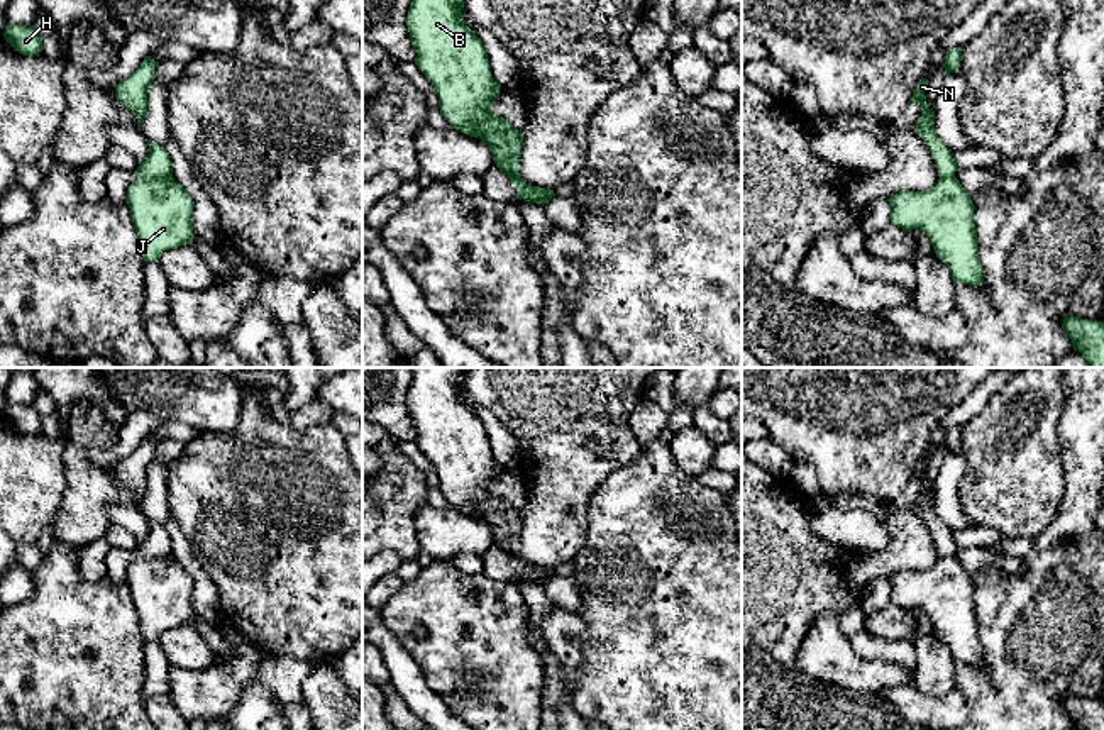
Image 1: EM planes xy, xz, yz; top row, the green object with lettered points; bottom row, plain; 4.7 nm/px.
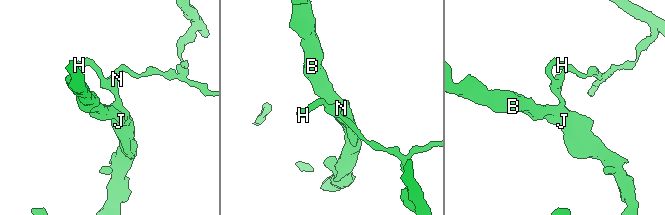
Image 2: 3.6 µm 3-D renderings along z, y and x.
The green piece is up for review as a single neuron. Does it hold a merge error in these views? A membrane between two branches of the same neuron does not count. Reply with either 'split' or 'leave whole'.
split

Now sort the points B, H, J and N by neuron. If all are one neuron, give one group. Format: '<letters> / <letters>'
B J / H N

